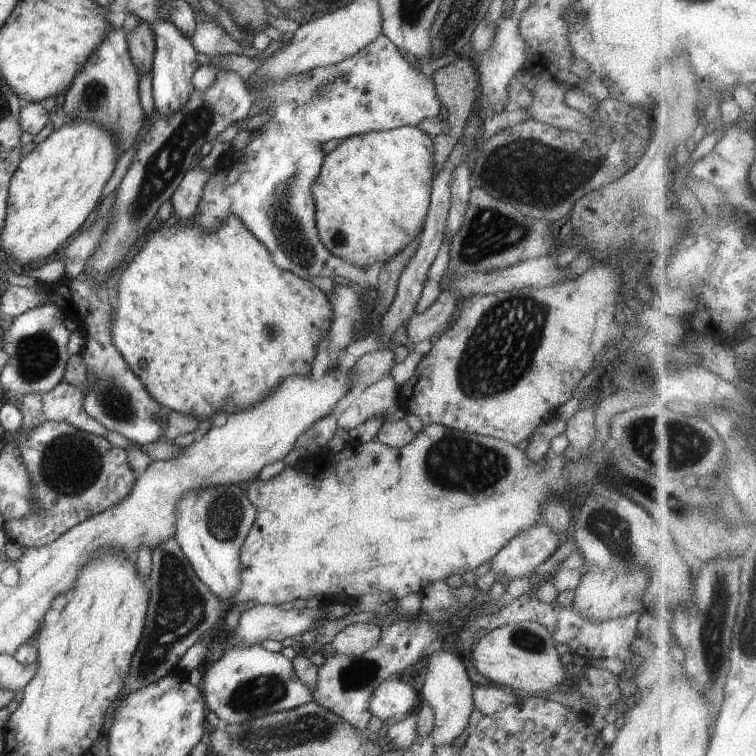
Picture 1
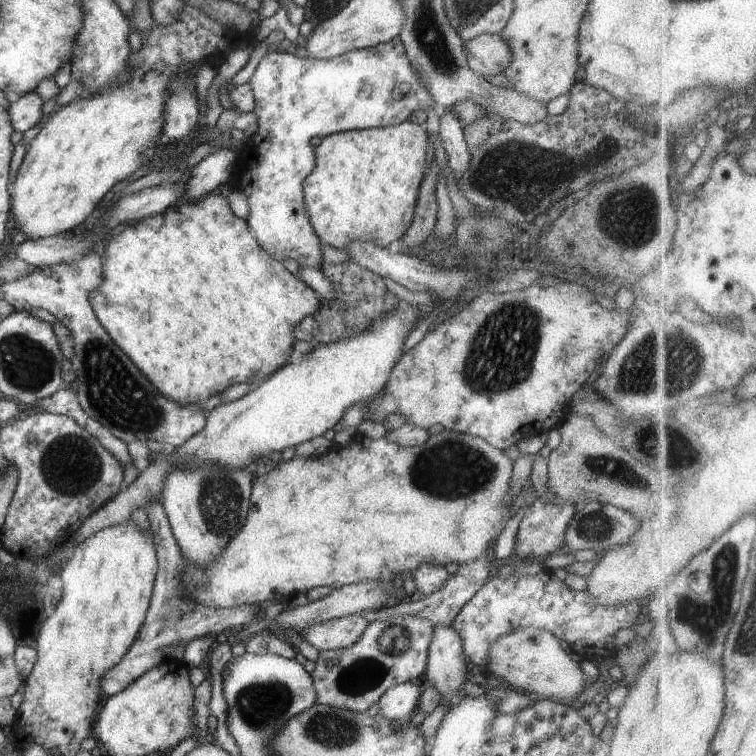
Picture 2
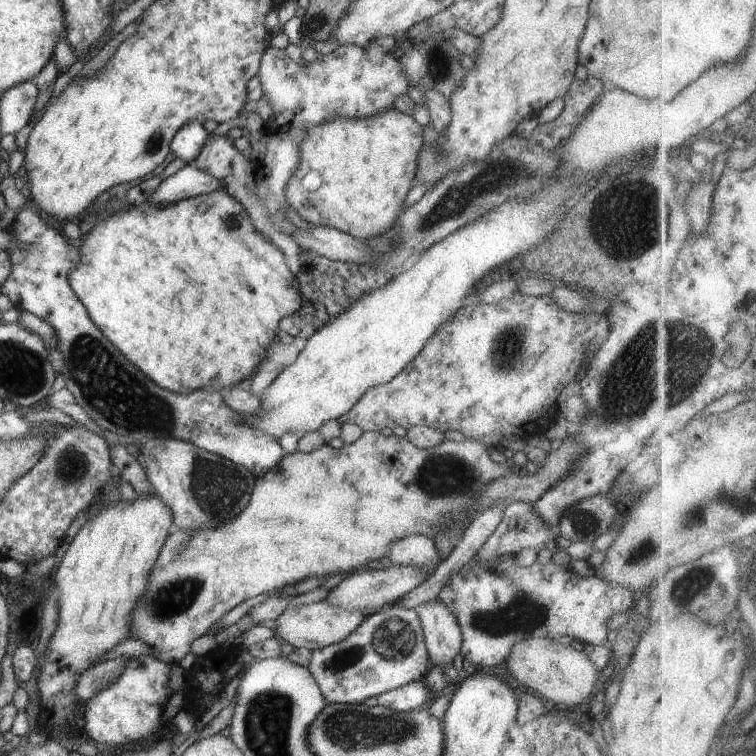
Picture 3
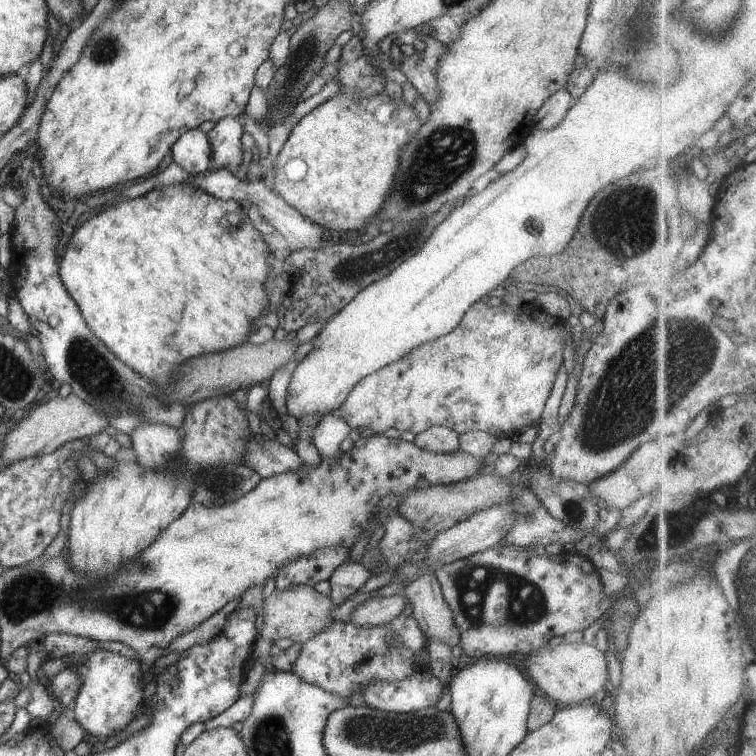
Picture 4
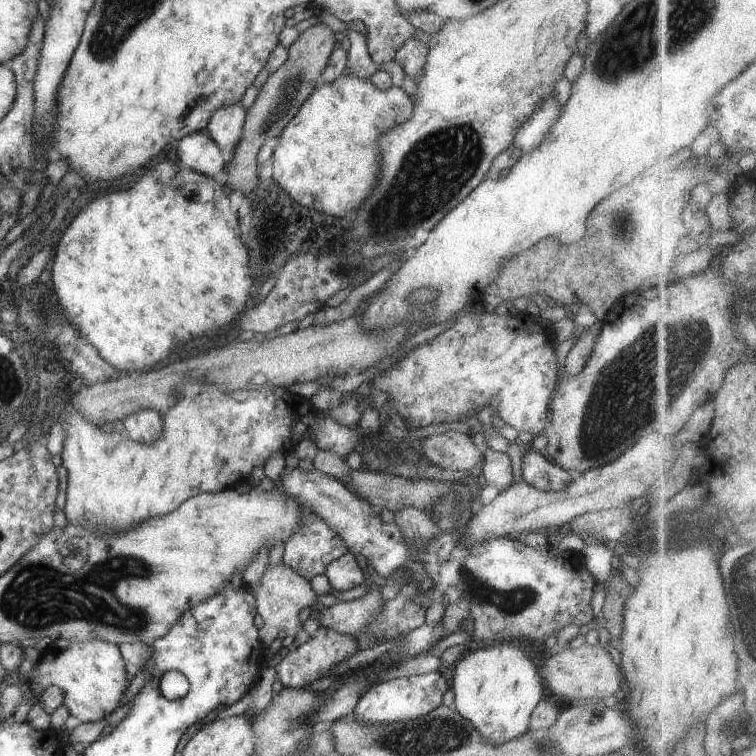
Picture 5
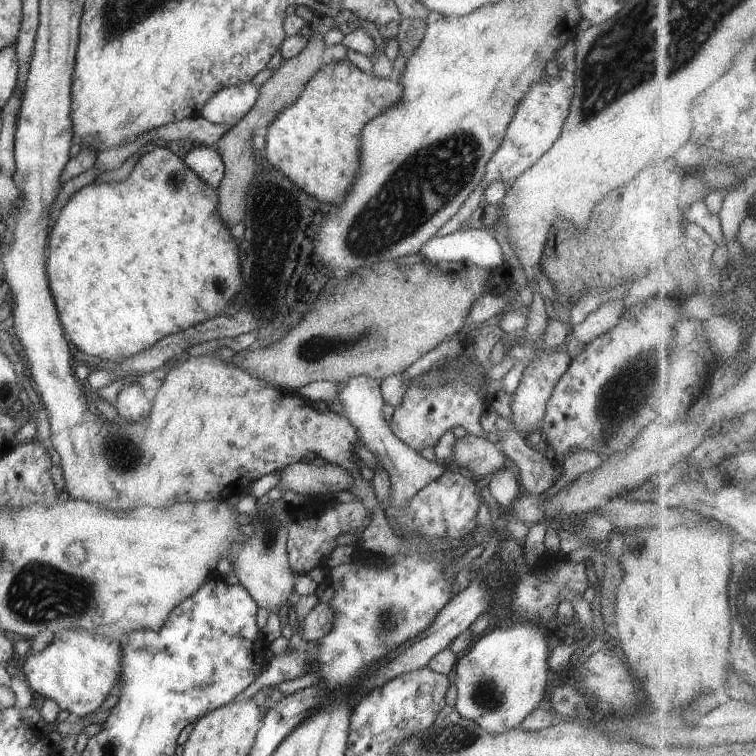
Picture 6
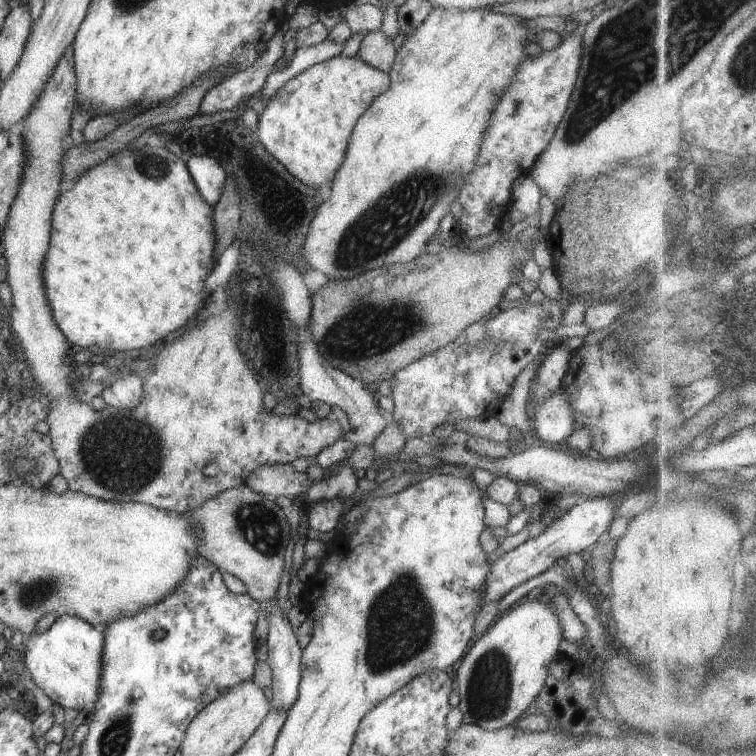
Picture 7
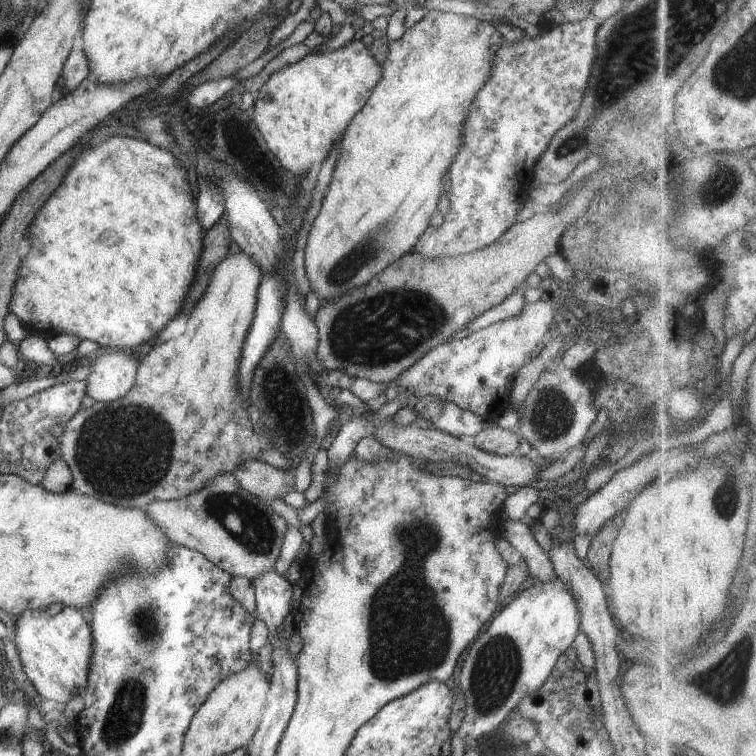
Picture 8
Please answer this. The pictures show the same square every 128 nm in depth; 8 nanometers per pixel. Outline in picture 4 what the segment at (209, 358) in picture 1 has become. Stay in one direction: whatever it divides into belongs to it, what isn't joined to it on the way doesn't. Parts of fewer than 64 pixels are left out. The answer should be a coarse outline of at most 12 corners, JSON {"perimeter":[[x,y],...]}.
{"perimeter":[[188,183],[81,220],[87,328],[150,384],[272,316],[271,249]]}

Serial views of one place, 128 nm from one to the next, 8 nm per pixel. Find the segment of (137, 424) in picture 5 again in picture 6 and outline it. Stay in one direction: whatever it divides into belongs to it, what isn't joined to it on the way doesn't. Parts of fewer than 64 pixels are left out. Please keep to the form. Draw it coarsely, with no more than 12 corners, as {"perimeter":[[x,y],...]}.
{"perimeter":[[139,383],[120,388],[118,415],[128,422],[146,420],[151,394]]}

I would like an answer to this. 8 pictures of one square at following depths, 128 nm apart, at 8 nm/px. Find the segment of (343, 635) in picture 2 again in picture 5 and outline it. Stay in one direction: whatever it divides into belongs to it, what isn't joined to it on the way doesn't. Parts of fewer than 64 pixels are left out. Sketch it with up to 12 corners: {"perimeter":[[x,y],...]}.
{"perimeter":[[268,565],[254,592],[264,646],[302,631],[299,613],[318,603],[310,582]]}

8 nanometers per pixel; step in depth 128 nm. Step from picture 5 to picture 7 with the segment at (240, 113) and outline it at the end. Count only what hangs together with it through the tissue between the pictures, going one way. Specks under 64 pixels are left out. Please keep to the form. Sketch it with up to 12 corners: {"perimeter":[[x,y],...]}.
{"perimeter":[[287,20],[254,66],[222,79],[199,114],[235,110],[262,90],[283,56]]}

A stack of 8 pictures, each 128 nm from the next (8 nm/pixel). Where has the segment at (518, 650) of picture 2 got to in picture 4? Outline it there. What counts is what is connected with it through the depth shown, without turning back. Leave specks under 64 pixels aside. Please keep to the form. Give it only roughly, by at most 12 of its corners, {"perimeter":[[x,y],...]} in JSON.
{"perimeter":[[581,643],[544,646],[529,676],[557,707],[609,690],[605,654]]}

